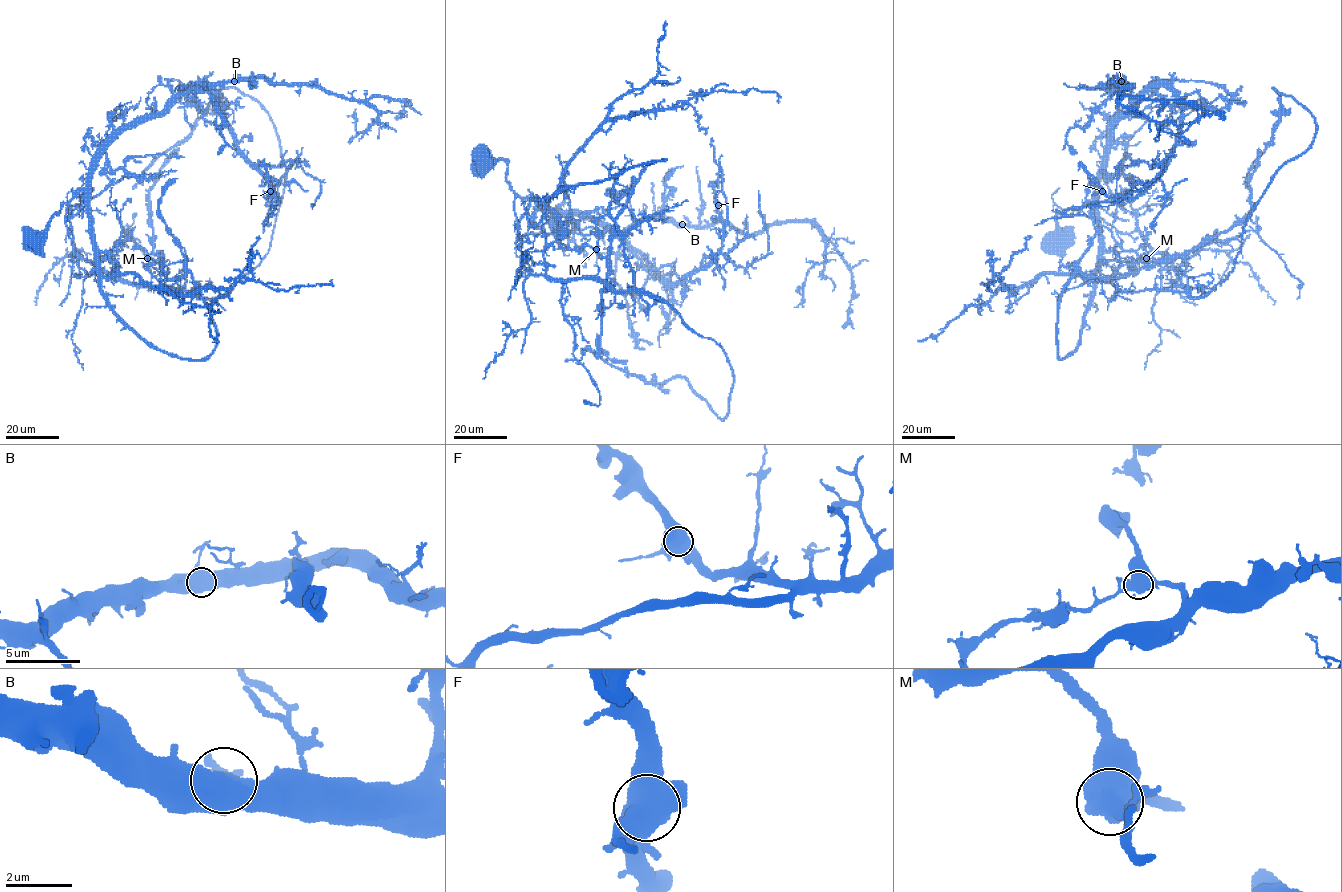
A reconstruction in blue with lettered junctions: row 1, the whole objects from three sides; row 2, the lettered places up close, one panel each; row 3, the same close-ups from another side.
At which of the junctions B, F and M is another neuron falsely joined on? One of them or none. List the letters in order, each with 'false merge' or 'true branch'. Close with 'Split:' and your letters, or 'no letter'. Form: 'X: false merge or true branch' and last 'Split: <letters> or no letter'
B: true branch
F: true branch
M: false merge
Split: M

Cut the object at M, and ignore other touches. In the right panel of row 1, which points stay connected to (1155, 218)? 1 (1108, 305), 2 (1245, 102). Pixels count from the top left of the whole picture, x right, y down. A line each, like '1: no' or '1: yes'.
1: no
2: yes

